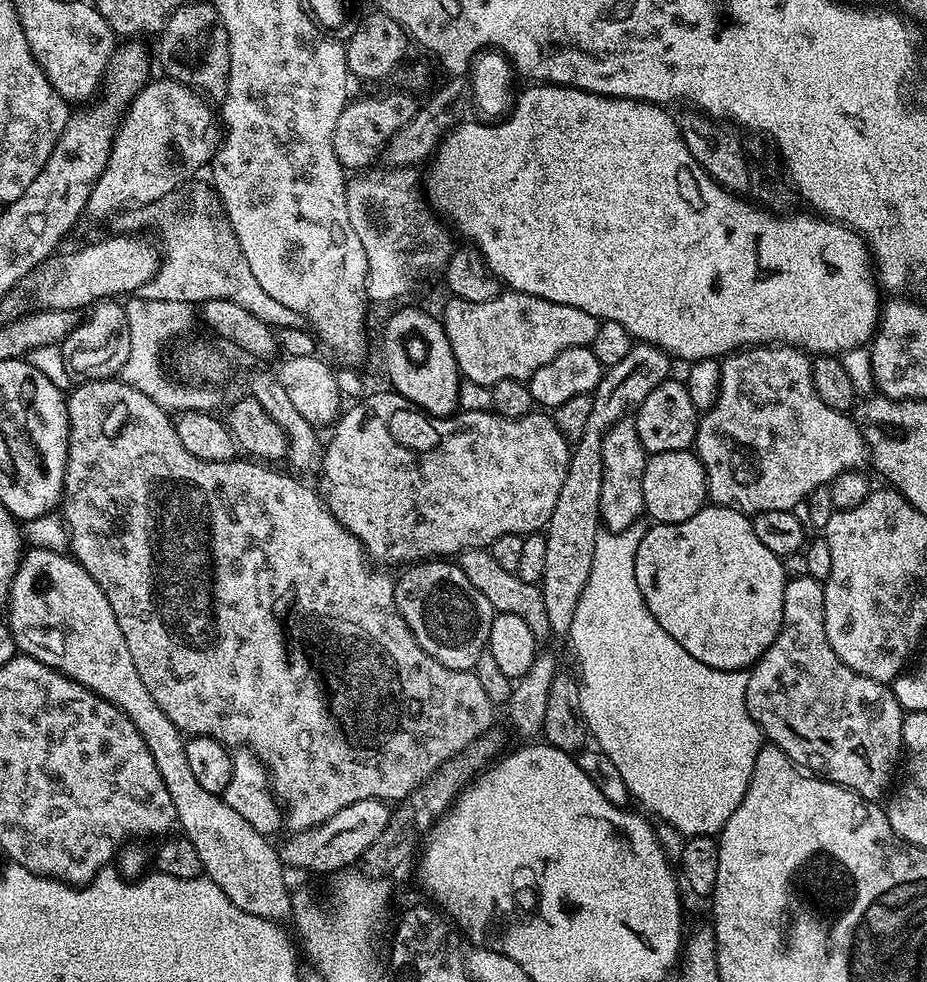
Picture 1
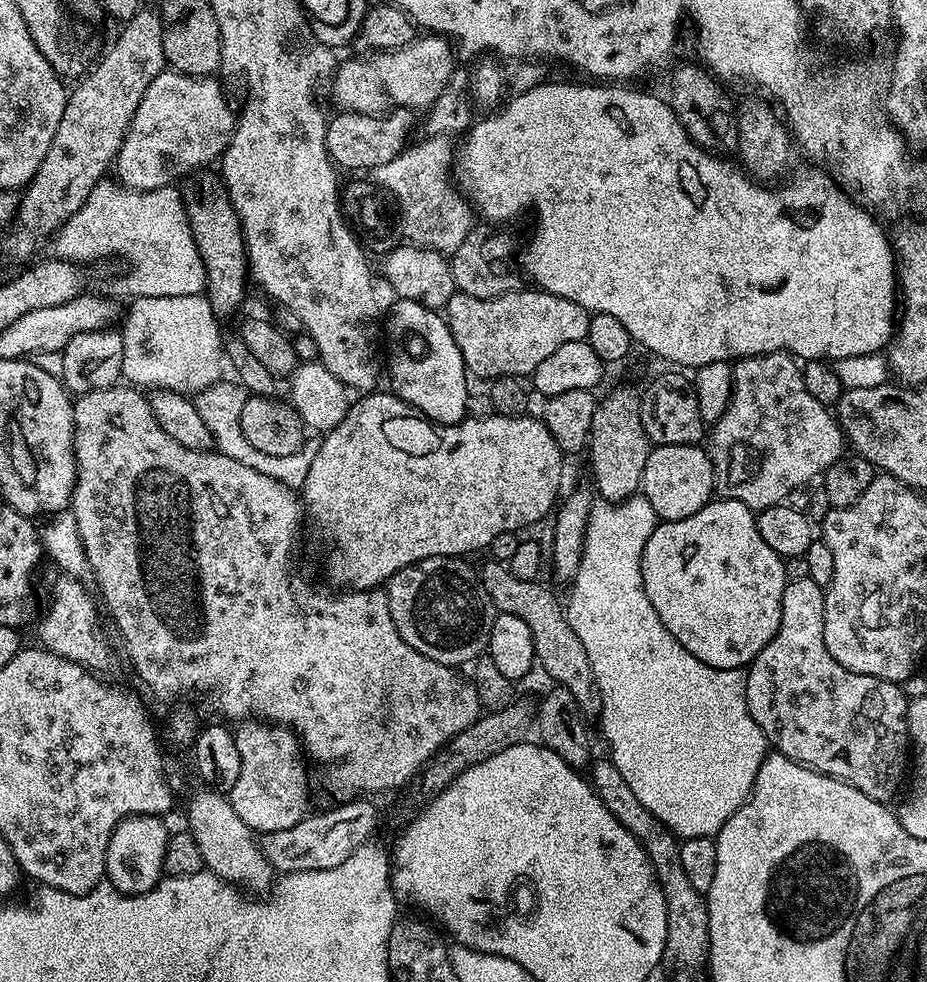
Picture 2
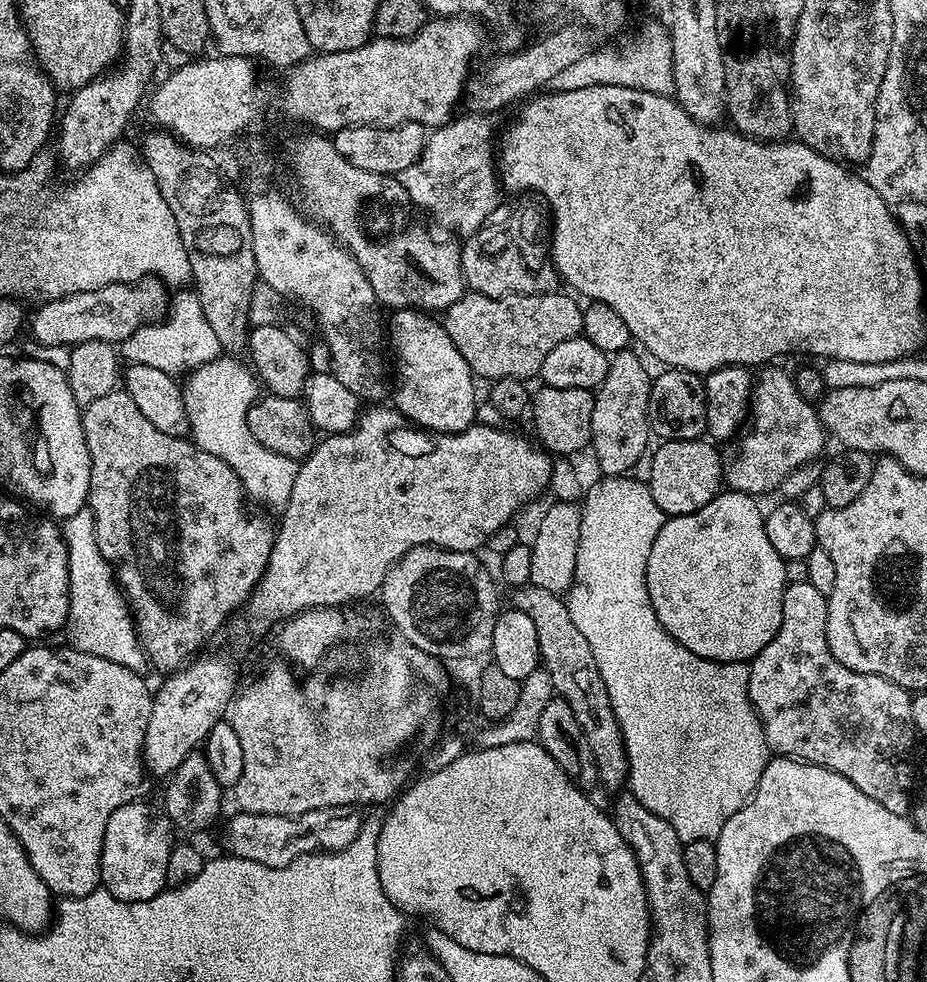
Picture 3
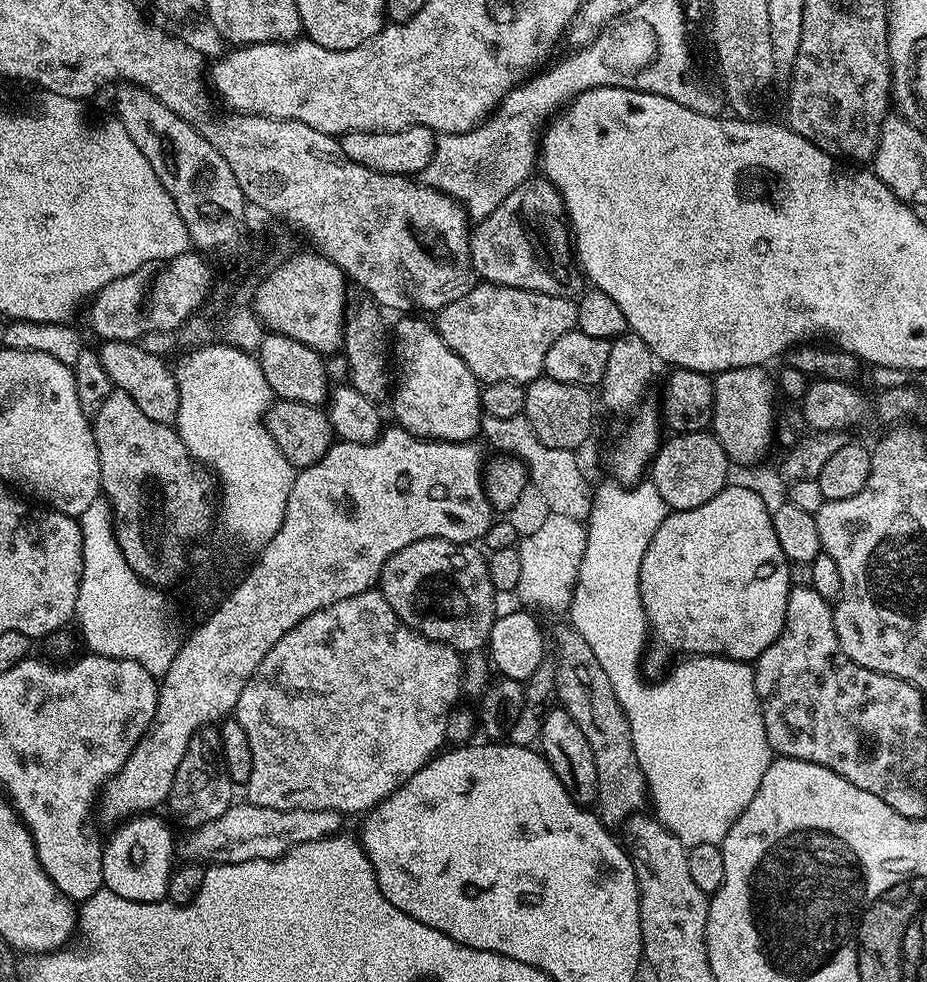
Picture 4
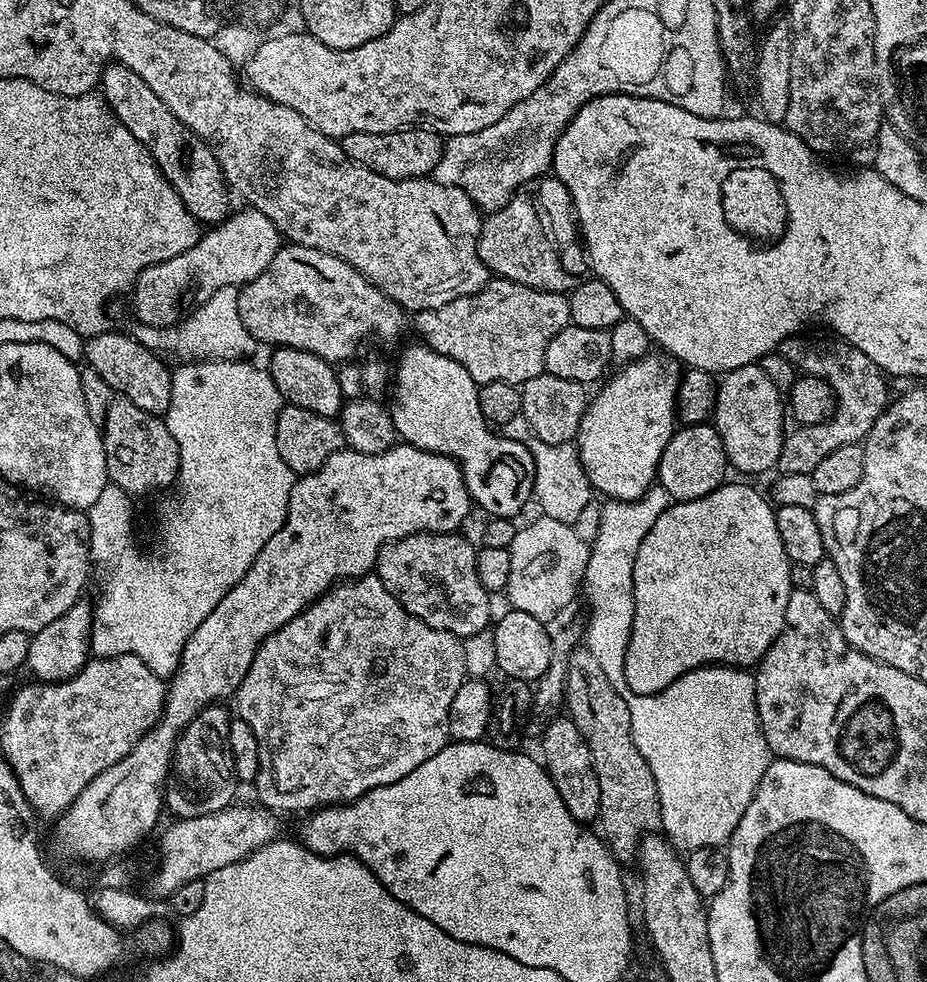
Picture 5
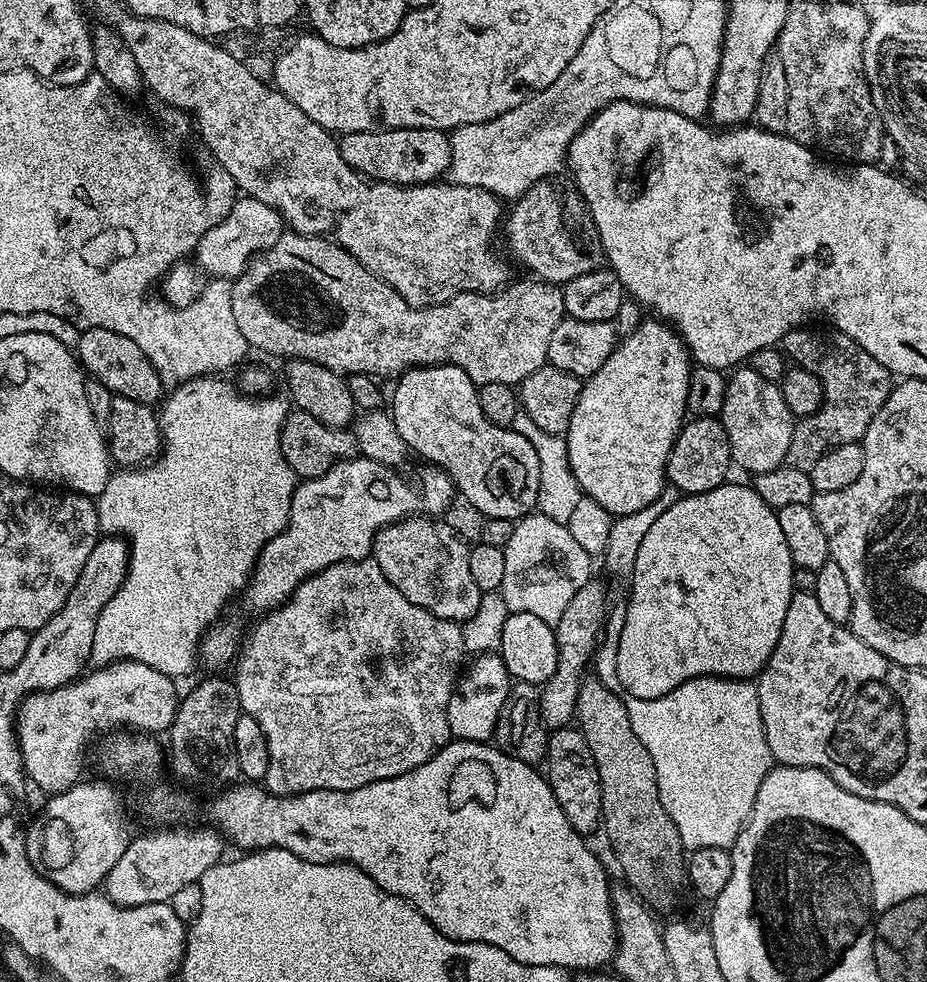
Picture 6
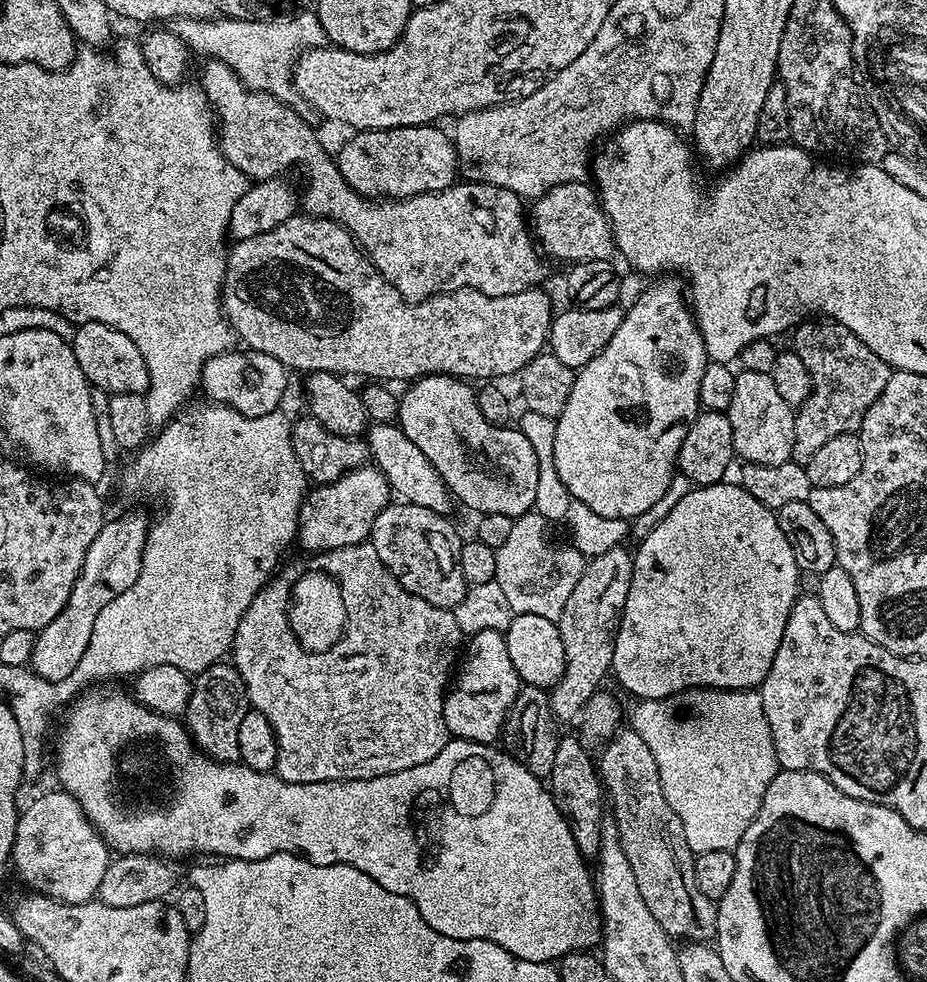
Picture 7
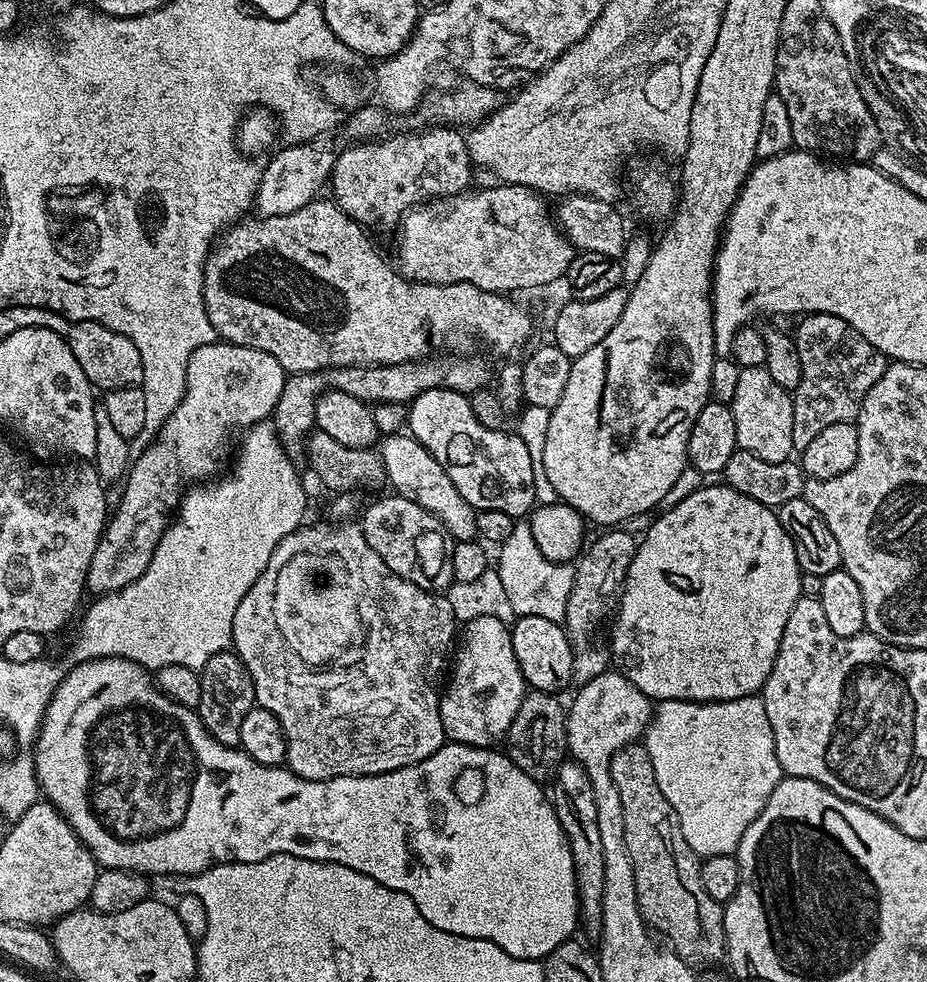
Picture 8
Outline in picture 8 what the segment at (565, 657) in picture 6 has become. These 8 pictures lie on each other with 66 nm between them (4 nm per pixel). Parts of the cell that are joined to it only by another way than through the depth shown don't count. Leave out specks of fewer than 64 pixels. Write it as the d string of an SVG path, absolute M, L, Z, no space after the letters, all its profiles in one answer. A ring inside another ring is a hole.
M616 526L611 530L601 531L604 533L581 551L574 564L574 586L570 586L570 598L566 598L566 614L562 623L575 649L572 654L572 679L577 685L598 678L598 674L607 672L610 668L609 649L588 648L588 635L595 630L596 623L608 611L608 615L613 611L614 601L623 589L630 562L636 553L637 537L632 537L630 533L623 532L624 530L623 527Z

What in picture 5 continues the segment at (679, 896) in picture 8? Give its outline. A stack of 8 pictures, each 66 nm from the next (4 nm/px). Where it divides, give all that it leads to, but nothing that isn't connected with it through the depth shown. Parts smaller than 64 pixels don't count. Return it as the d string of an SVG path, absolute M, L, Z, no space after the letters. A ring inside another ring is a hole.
M578 646L570 654L566 670L564 702L568 719L582 730L586 746L590 746L590 758L594 762L594 774L598 774L600 791L599 835L612 855L621 865L637 859L640 842L649 834L661 831L658 786L646 758L634 746L630 710L625 693L619 692L606 678L600 663L588 647Z

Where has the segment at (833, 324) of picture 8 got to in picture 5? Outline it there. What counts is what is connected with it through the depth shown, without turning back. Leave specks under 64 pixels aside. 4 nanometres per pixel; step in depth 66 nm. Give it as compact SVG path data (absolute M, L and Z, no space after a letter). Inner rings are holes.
M805 334L788 336L777 348L784 358L803 375L822 378L830 386L836 398L833 417L820 423L803 424L794 428L785 437L782 454L779 456L777 471L784 475L808 474L817 468L823 458L844 445L863 443L877 418L890 403L890 386L879 366L867 358L862 350L846 343L836 336L810 338Z

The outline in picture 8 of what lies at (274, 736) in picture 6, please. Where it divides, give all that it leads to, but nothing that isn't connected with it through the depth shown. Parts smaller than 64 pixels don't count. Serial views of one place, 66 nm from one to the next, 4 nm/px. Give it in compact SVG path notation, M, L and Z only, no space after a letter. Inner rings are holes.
M308 522L301 527L295 528L290 534L286 534L286 538L282 538L282 542L274 550L274 554L270 558L266 570L258 578L258 582L254 582L254 586L250 586L246 598L242 598L242 602L238 602L238 611L234 613L234 626L232 627L232 648L239 656L241 662L245 664L246 670L250 672L250 676L253 678L257 705L266 710L270 710L270 714L274 714L274 718L278 718L278 722L286 734L286 742L288 743L286 767L294 774L298 774L307 780L329 780L330 778L338 778L339 776L373 776L374 774L382 774L383 772L398 770L411 764L417 764L418 762L422 762L422 758L430 758L430 754L437 752L446 742L442 718L440 717L440 697L442 695L442 680L440 684L440 675L443 672L445 675L446 665L449 663L450 653L454 648L454 641L458 636L458 621L454 616L454 611L450 608L450 602L447 601L444 594L428 592L424 588L414 586L414 582L410 582L406 578L394 574L394 570L390 570L390 566L386 566L386 562L382 562L382 558L378 558L378 554L374 554L370 542L366 542L363 532L360 531L355 523L332 523L336 524L311 524L311 522Z

